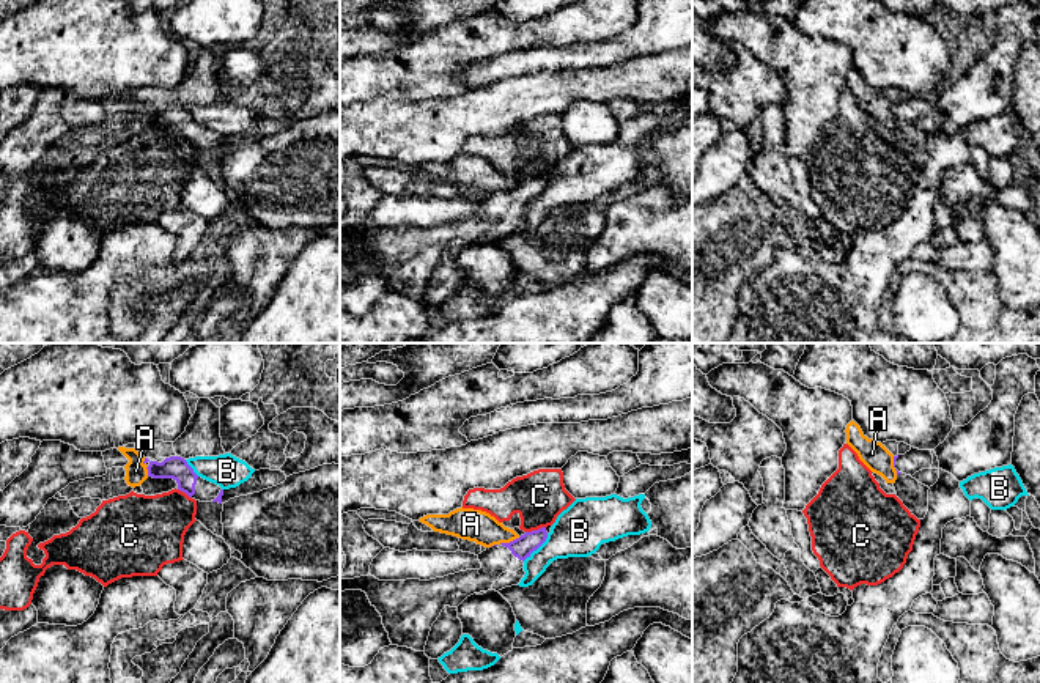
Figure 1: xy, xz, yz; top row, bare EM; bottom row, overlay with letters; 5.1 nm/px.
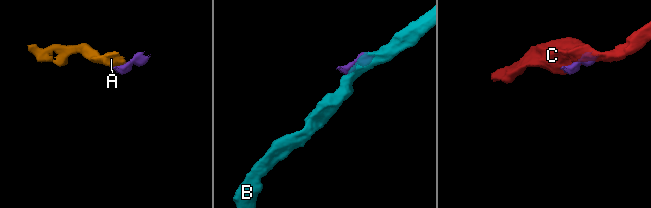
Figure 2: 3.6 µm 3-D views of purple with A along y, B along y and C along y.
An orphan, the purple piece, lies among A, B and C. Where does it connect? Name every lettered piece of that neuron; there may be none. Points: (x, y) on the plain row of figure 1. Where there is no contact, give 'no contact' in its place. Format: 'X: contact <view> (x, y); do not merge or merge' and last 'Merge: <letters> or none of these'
A: contact xz (510, 189); do not merge
B: contact xz (537, 195); do not merge
C: contact xz (535, 178); do not merge
Merge: none of these

